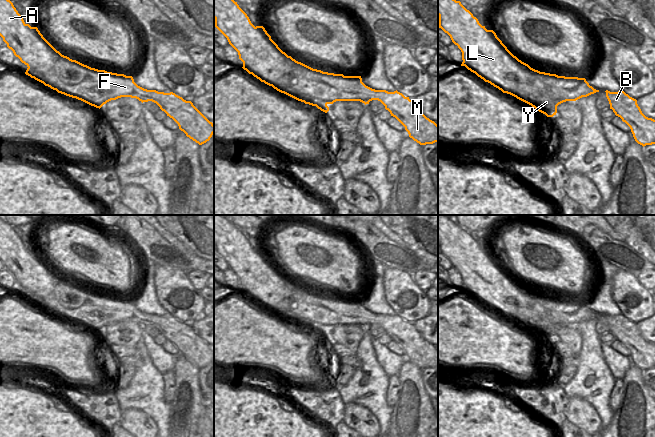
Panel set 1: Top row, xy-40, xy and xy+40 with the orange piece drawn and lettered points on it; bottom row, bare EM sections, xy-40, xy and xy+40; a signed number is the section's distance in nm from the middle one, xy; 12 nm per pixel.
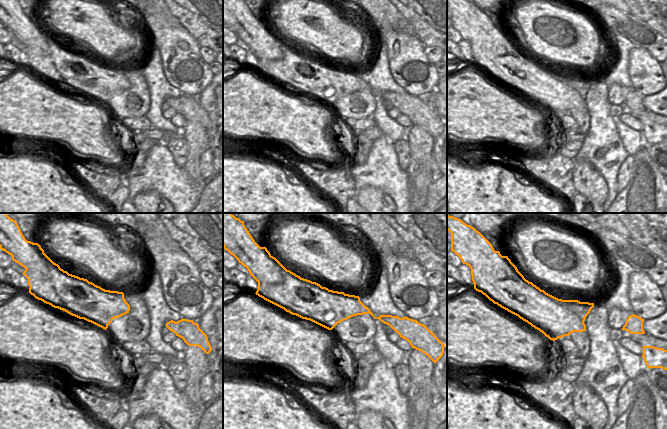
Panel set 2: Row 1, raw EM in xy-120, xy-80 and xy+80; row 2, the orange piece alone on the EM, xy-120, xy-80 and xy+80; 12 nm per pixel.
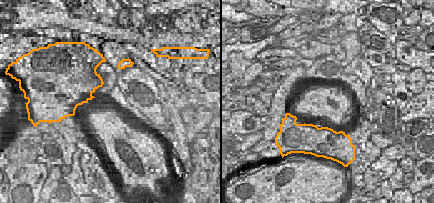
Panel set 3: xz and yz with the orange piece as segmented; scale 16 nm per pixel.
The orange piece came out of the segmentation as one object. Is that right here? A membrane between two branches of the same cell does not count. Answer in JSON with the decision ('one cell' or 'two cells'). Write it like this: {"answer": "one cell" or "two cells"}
{"answer": "two cells"}

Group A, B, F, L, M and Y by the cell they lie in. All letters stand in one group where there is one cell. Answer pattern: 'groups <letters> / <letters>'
groups A L Y / B F M

